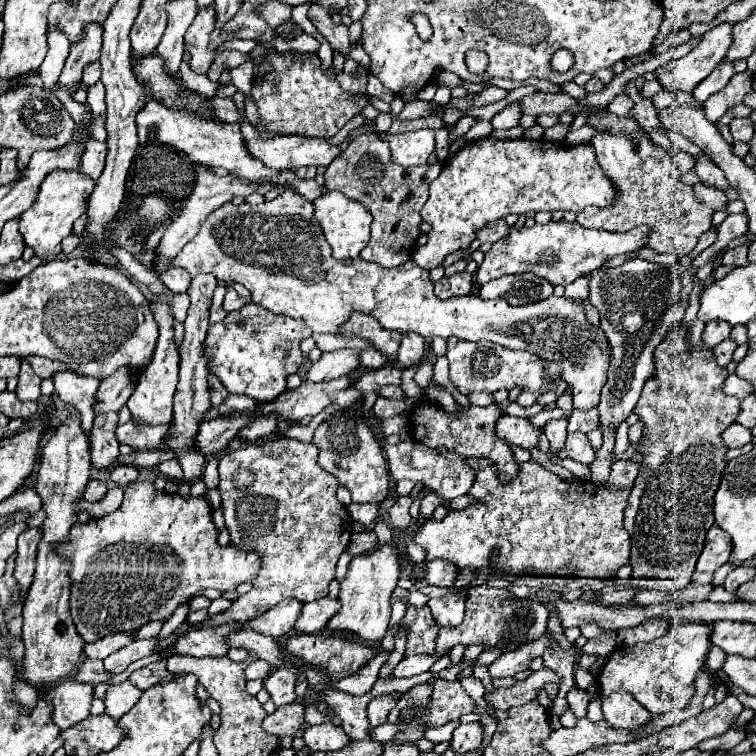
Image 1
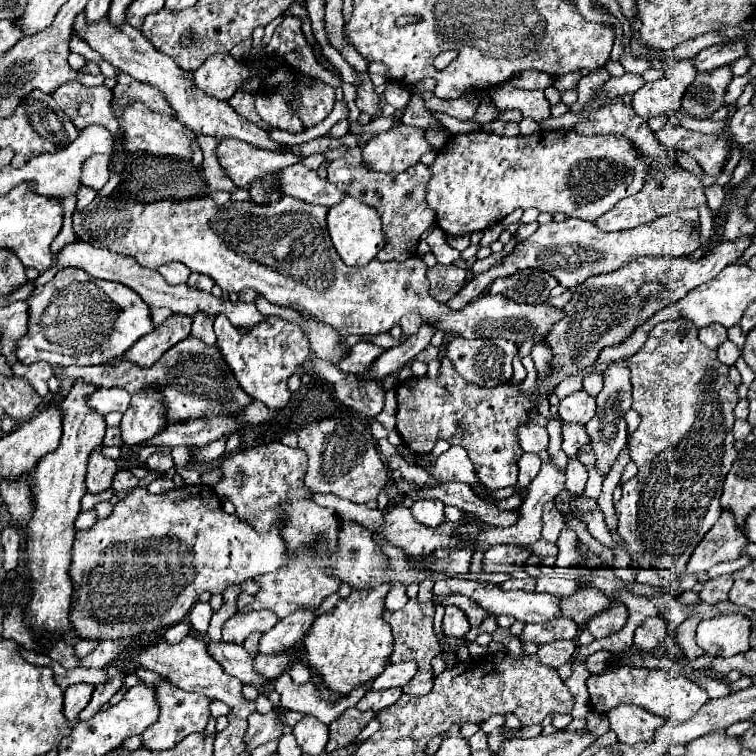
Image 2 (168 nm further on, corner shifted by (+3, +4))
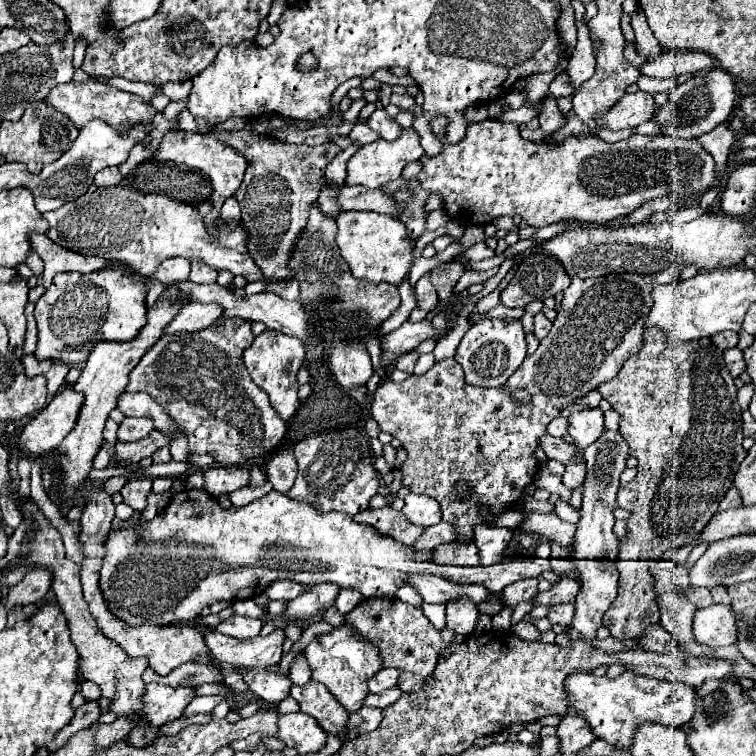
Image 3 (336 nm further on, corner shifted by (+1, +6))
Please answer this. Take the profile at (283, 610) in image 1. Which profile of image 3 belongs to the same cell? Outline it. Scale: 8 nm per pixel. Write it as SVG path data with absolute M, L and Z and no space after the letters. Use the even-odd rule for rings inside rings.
M235 614L229 620L219 622L219 626L215 630L225 636L233 636L233 638L255 638L255 636L259 636L261 628L263 628L261 618L247 618L247 616Z

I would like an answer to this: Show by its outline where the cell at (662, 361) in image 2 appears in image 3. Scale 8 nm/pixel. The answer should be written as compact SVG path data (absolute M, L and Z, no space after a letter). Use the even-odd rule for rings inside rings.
M657 326L647 328L643 338L645 338L645 340L643 340L643 348L641 348L635 356L631 356L629 360L625 360L625 364L621 366L619 374L617 374L613 380L609 380L609 382L605 382L605 384L601 384L601 386L597 388L597 390L601 392L601 396L607 398L607 400L611 402L611 406L621 414L619 432L621 432L621 436L623 436L623 438L627 440L627 444L629 444L629 454L635 456L635 458L639 460L635 480L629 482L629 484L625 484L625 486L621 486L621 488L619 488L619 494L617 494L617 504L619 504L619 508L629 510L631 516L629 516L629 520L627 520L627 536L621 540L621 544L619 544L619 556L617 556L617 558L619 558L619 560L617 560L617 570L619 570L619 574L621 574L621 578L619 578L619 592L617 592L615 600L611 602L609 610L607 610L605 616L603 616L603 626L609 628L609 632L611 632L613 638L635 638L635 640L643 634L643 630L645 630L647 626L659 622L659 602L657 602L657 594L655 594L655 590L653 590L655 580L653 580L651 572L649 572L649 568L651 568L651 564L653 564L651 560L663 560L663 554L665 554L665 552L675 550L675 548L681 548L681 546L685 546L685 544L693 544L693 542L699 540L701 532L705 530L705 526L709 524L709 520L715 516L719 502L723 500L723 496L725 496L727 490L731 488L733 476L735 476L735 472L737 472L737 468L739 468L743 456L747 454L745 448L741 446L741 442L743 442L743 426L741 426L741 424L743 424L743 422L741 422L741 408L739 408L739 404L737 404L737 386L735 386L733 376L729 374L729 370L727 370L727 366L725 366L723 352L719 352L719 350L711 344L709 338L691 340L691 342L681 342L681 340L675 340L675 336L671 336L669 332L663 332L663 330L657 328Z

